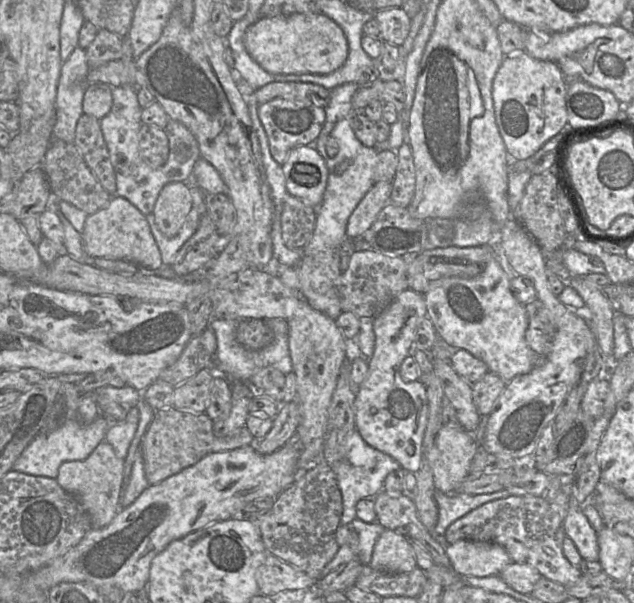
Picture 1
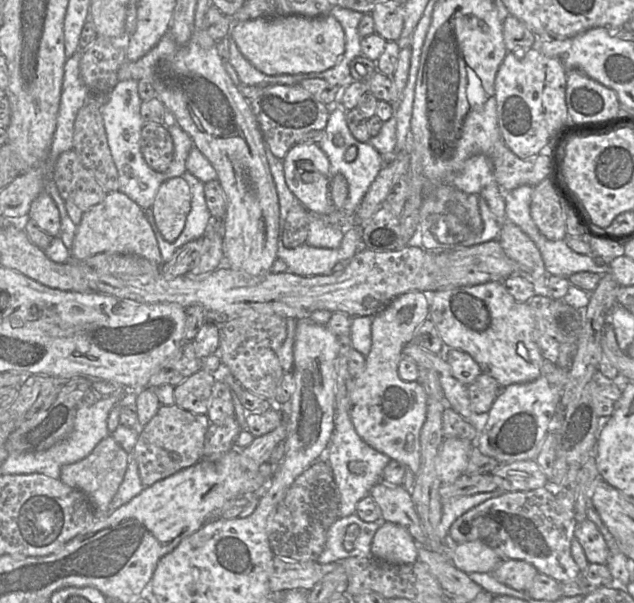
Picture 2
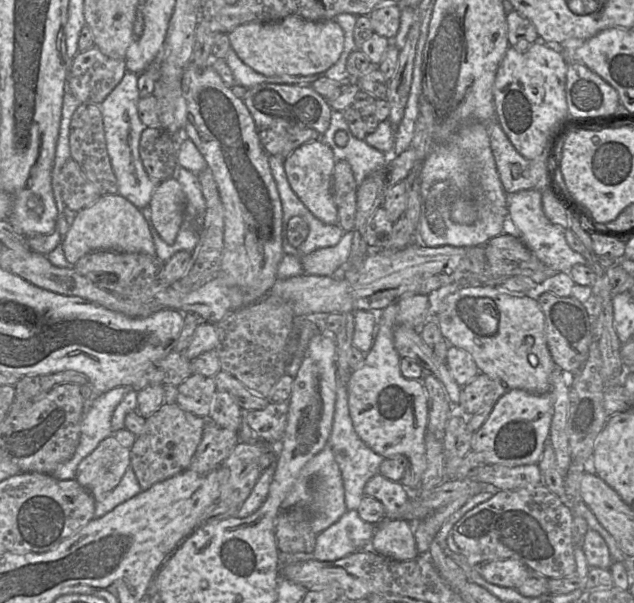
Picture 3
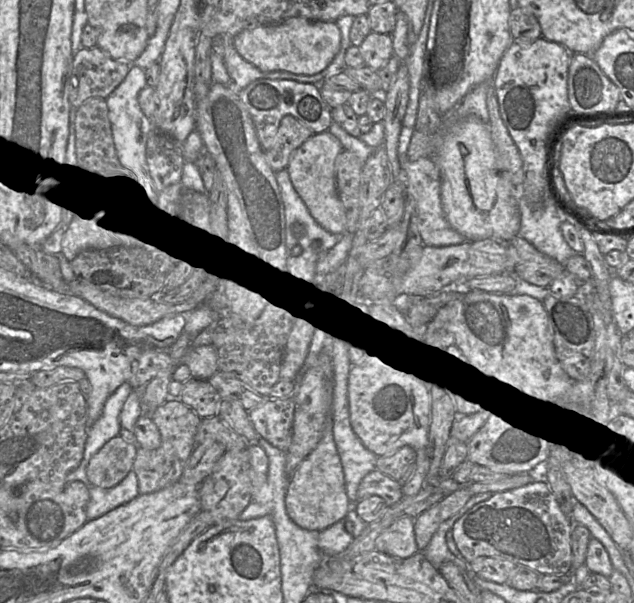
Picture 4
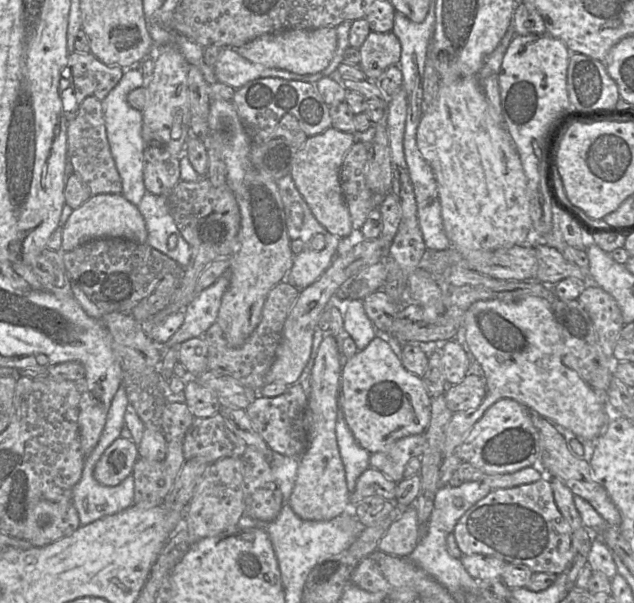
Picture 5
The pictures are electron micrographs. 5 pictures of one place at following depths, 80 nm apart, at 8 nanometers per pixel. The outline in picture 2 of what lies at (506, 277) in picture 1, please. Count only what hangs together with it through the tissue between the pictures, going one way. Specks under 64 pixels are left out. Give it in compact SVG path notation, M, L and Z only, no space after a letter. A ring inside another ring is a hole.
M502 281L446 288L430 294L429 318L434 322L444 345L468 353L481 371L493 377L501 389L511 384L532 382L541 376L544 358L533 340L534 315L528 303L516 301L507 292Z

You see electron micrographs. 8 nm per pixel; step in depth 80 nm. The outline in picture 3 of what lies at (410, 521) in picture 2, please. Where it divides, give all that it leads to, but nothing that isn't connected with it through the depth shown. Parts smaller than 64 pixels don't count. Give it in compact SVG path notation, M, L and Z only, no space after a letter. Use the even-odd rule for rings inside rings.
M378 473L368 480L364 494L383 504L386 519L397 520L400 519L400 508L409 500L411 492L401 482L391 481Z

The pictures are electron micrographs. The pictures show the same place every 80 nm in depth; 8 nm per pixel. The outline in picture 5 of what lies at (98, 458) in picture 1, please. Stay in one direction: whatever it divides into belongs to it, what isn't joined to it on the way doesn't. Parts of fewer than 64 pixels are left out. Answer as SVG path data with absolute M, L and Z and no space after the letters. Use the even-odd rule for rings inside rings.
M119 437L103 452L93 476L104 486L116 486L133 472L138 458L138 446L131 440Z

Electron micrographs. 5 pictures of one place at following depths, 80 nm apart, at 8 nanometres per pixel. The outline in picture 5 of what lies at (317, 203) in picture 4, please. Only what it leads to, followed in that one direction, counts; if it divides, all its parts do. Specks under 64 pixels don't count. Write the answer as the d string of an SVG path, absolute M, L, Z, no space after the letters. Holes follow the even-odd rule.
M330 127L306 139L295 156L291 170L295 186L314 217L330 233L341 238L351 234L352 225L349 209L342 193L340 171L345 155L355 142L355 134Z

